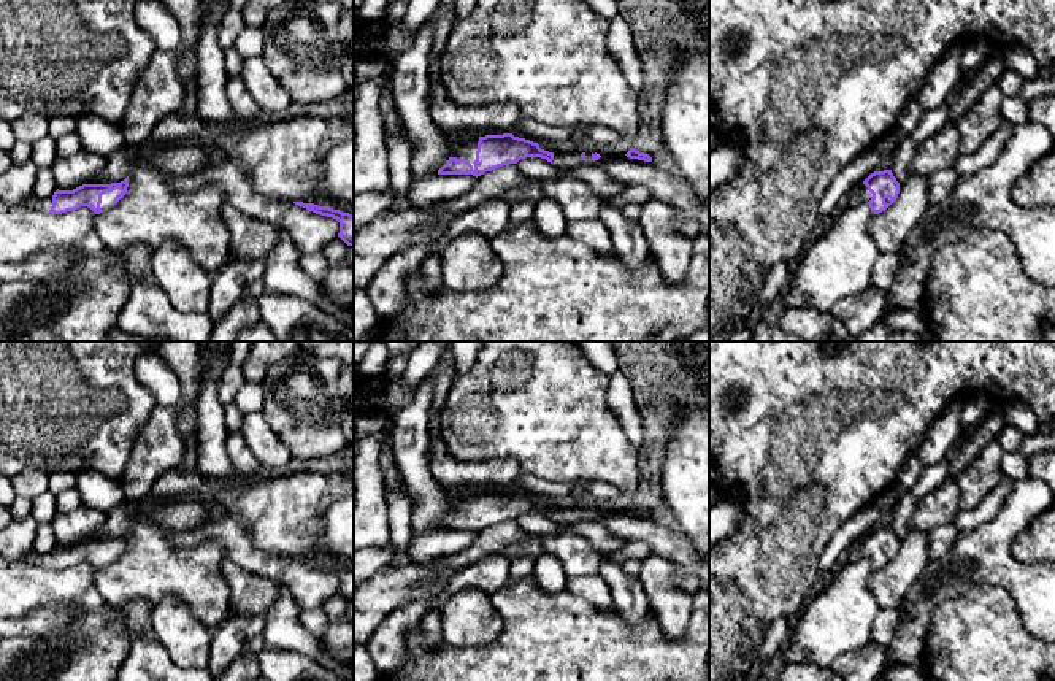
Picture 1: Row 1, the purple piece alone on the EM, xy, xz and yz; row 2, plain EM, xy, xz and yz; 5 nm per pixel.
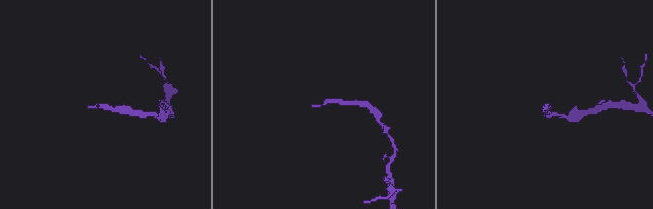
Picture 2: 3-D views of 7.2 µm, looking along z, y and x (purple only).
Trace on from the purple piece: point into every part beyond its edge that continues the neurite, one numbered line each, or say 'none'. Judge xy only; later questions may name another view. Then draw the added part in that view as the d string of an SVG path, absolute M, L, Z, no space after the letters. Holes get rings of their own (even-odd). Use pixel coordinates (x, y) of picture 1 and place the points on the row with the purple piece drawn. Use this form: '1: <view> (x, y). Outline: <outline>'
1: xy (108, 199). Outline: M119 187L113 192L106 192L102 195L102 203L100 208L105 211L108 210L113 203L116 203L116 197L121 194Z

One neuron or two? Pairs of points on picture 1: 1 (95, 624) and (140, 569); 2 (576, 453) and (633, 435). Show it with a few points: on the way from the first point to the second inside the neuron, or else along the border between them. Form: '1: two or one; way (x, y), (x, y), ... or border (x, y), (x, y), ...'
1: two; border (107, 600), (119, 608)
2: two; border (608, 403), (627, 440), (636, 450)

